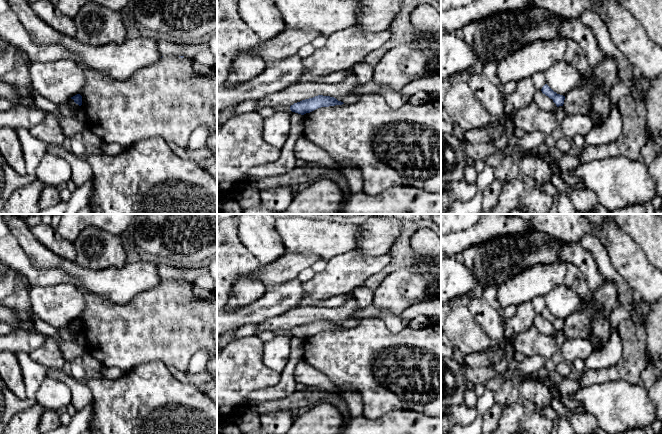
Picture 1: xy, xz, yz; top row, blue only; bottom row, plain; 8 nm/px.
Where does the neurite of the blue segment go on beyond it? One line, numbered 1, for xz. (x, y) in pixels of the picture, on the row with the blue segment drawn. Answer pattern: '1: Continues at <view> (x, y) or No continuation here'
1: No continuation here

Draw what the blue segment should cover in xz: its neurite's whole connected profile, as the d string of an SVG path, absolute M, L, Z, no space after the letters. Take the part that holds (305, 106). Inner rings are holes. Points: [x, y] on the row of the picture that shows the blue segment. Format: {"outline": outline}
{"outline": "M318 95L313 98L305 99L300 102L294 103L290 106L290 110L292 112L304 115L321 107L329 107L342 104L344 103L338 101L334 97Z"}

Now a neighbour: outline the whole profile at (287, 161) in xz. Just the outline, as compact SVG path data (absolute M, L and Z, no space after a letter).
M295 112L290 116L290 131L285 144L281 148L281 154L277 161L251 168L247 178L266 178L290 172L296 167L296 157L294 146L301 136L303 136L304 116Z

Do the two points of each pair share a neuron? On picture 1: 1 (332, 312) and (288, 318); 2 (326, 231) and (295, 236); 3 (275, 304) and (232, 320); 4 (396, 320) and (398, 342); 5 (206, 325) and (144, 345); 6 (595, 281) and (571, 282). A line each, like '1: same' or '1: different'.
1: same
2: same
3: same
4: different
5: same
6: different

